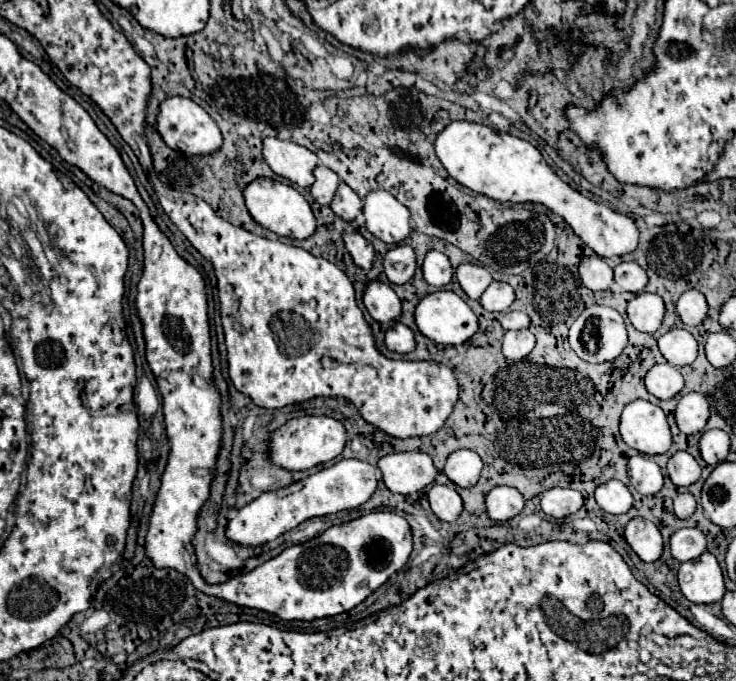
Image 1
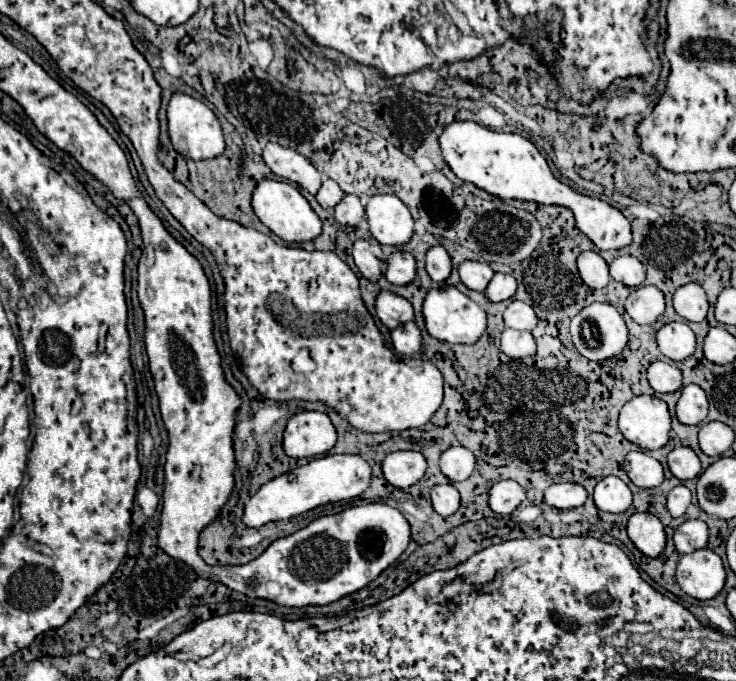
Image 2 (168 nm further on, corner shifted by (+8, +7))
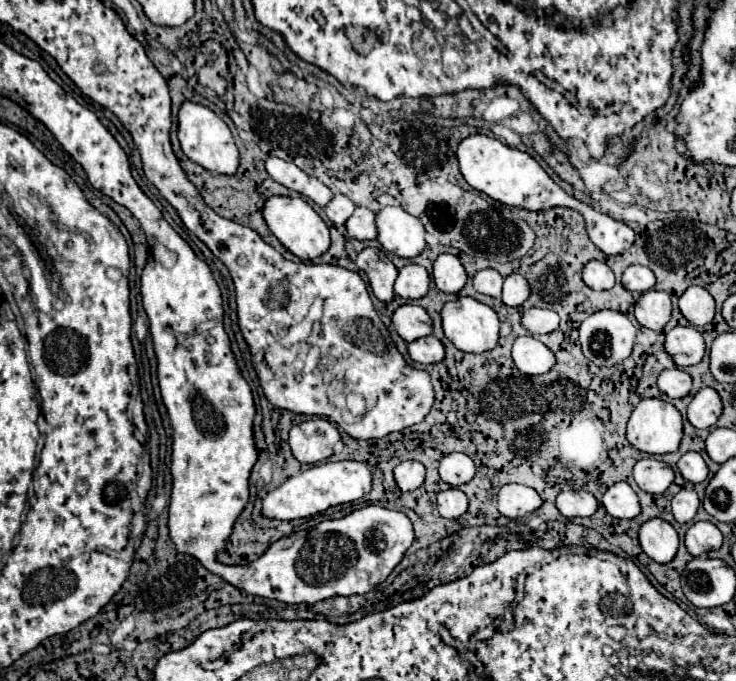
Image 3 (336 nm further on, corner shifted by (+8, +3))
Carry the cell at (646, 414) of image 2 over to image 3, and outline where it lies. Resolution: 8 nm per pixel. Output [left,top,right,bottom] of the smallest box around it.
[627,398,683,452]

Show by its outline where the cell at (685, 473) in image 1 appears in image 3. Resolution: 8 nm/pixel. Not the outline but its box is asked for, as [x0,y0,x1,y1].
[677,452,709,484]

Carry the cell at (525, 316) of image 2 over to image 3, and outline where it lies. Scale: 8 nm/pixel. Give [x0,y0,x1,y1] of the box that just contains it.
[523,308,559,336]

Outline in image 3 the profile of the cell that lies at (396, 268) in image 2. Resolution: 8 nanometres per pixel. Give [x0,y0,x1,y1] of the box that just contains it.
[395,264,429,300]

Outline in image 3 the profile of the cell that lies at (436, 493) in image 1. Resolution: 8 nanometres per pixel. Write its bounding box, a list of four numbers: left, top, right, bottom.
[437,488,469,518]

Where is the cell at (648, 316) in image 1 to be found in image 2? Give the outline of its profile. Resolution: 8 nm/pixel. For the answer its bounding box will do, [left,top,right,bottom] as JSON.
[625,286,665,324]

